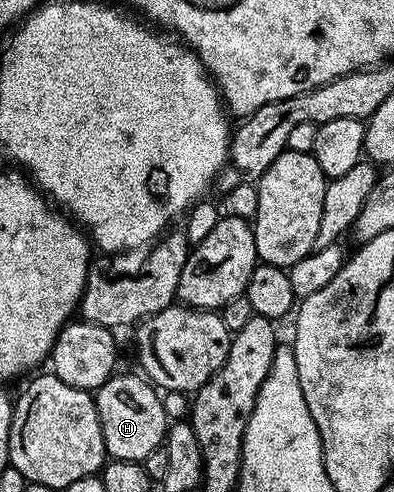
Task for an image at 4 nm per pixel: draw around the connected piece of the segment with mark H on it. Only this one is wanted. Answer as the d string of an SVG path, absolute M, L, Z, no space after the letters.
M116 372L101 388L94 390L97 415L101 419L101 435L105 439L108 458L142 463L154 449L164 444L169 428L160 390L142 376Z

